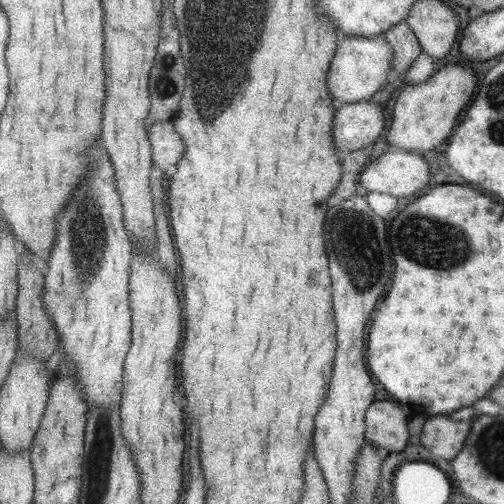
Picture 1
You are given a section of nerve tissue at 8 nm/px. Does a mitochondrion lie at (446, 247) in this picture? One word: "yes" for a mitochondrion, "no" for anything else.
yes

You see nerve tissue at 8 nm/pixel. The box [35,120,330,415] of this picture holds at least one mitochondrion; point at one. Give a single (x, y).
(88, 228)

